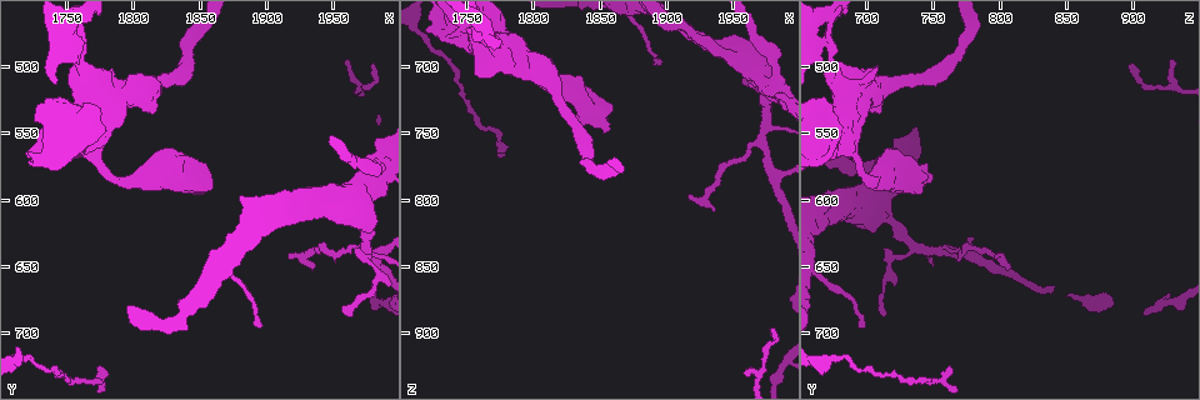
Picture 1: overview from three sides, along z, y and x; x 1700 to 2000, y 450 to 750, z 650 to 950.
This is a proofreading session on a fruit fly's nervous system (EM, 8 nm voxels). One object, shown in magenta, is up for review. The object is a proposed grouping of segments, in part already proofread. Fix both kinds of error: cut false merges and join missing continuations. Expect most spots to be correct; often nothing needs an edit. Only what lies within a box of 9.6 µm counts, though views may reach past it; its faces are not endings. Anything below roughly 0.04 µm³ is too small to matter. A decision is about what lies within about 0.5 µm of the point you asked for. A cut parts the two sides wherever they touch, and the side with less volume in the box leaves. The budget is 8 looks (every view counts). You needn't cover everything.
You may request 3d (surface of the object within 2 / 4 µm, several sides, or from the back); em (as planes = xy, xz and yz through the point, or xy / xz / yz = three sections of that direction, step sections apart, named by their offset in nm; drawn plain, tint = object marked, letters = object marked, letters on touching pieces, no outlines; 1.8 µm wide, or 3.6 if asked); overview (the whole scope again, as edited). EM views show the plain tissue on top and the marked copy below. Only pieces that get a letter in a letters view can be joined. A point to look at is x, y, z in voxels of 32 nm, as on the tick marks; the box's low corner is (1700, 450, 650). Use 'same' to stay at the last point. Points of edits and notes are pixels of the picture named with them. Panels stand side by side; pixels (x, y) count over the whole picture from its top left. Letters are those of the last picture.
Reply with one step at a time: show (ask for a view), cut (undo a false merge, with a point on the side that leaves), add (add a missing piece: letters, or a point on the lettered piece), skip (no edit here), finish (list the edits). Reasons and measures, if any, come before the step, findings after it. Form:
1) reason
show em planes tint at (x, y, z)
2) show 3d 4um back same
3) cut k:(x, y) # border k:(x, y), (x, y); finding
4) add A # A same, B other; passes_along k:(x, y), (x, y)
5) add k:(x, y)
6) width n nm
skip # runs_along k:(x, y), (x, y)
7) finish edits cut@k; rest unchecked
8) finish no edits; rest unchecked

long arm stops here
show 3d 4um at (1860, 590, 730)

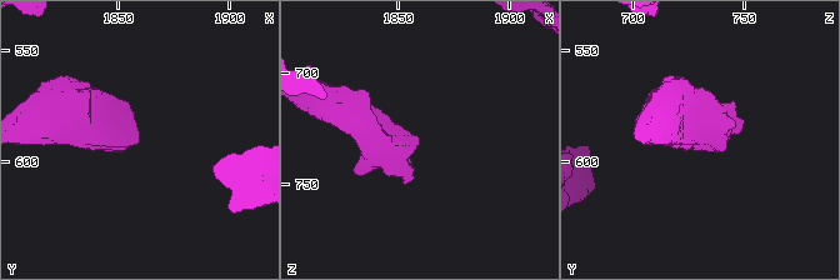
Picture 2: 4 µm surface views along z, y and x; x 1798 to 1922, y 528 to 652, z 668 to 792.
shape alone is not enough
show em xz step 16 tint at (1861, 589, 728)

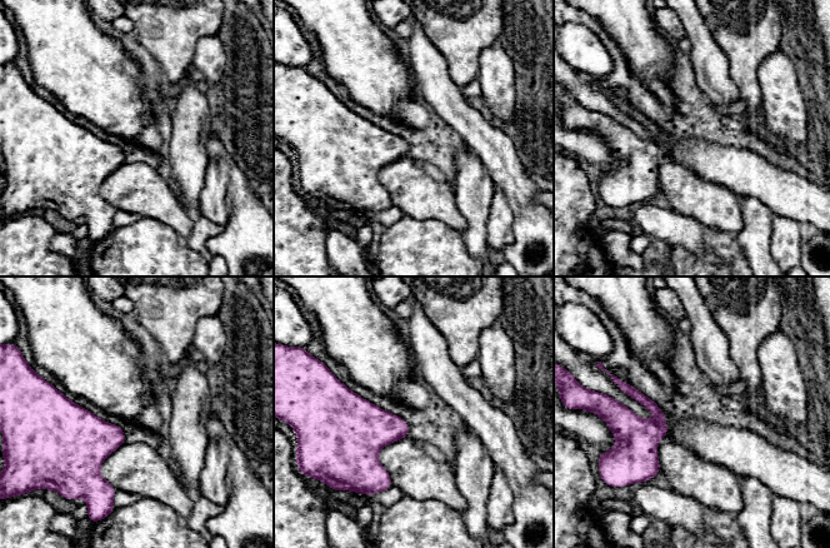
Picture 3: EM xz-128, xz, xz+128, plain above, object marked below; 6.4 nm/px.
show em planes letters same

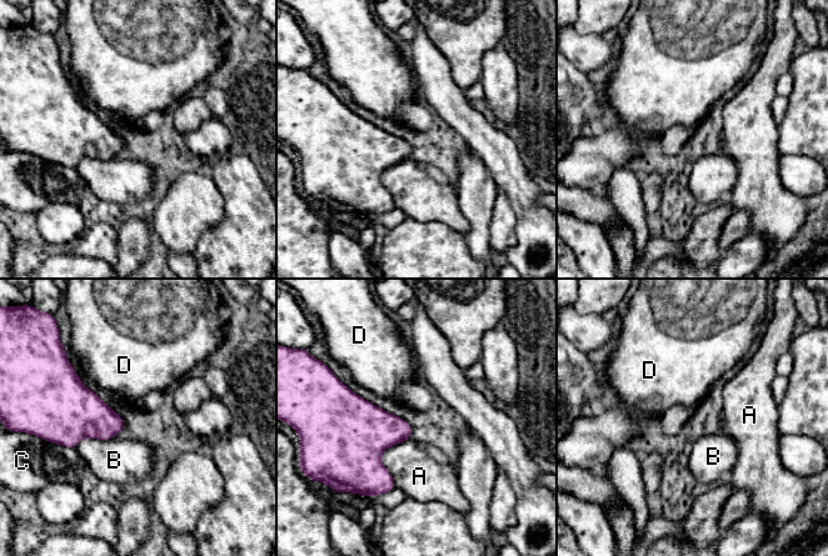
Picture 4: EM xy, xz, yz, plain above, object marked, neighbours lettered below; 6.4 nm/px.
longest_contact A 320 nm
skip # A other, B other, C other, D other; none of them fits

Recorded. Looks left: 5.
an open end
show em planes tint at (1938, 648, 806)

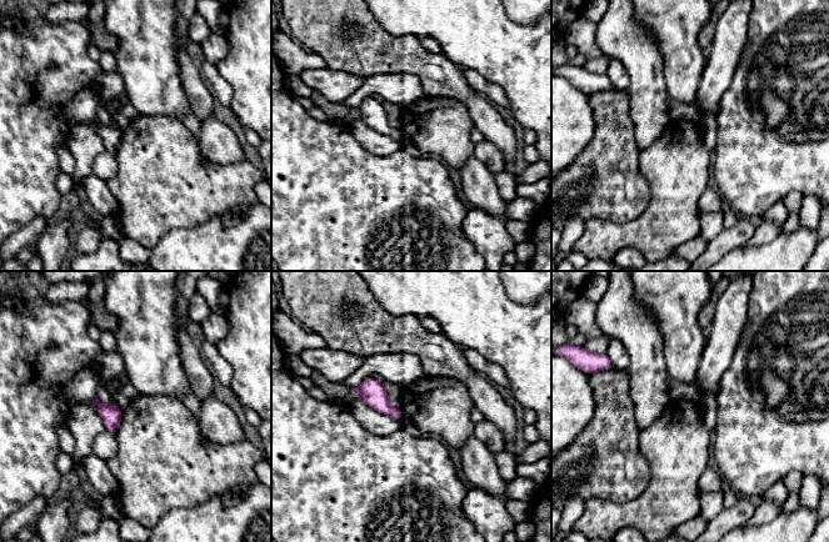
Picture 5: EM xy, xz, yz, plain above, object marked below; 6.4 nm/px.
show em planes letters same

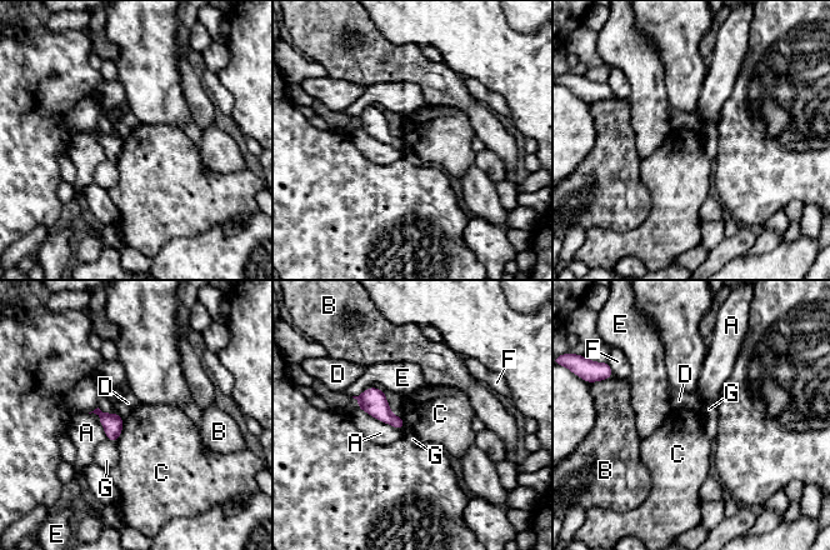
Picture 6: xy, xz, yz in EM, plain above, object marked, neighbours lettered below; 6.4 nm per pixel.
longest_contact A 340 nm
skip # A other, B other, C other, D other, E other, F other, G other; border 6:(124, 419), (121, 434), (115, 441); none of them fits

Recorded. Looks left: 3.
show em yz step 8 tint at (1976, 582, 714)

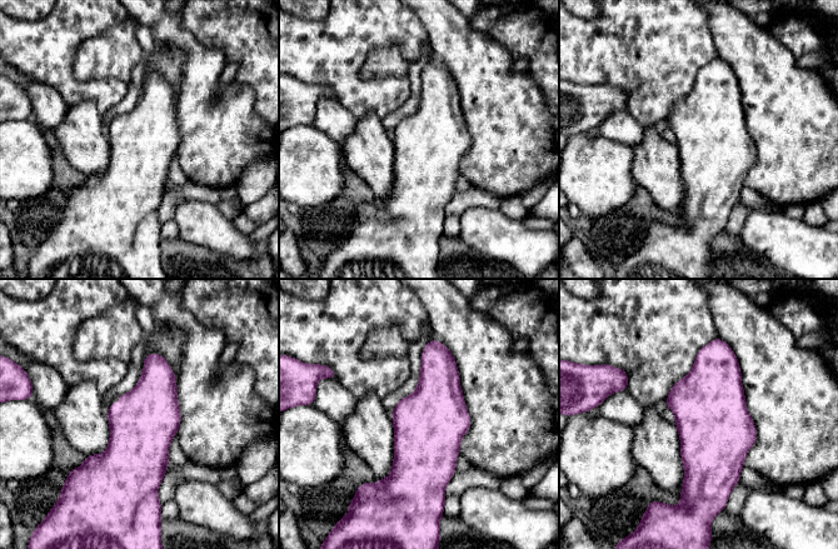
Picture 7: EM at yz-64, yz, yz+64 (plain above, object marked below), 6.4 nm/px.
show em planes letters same

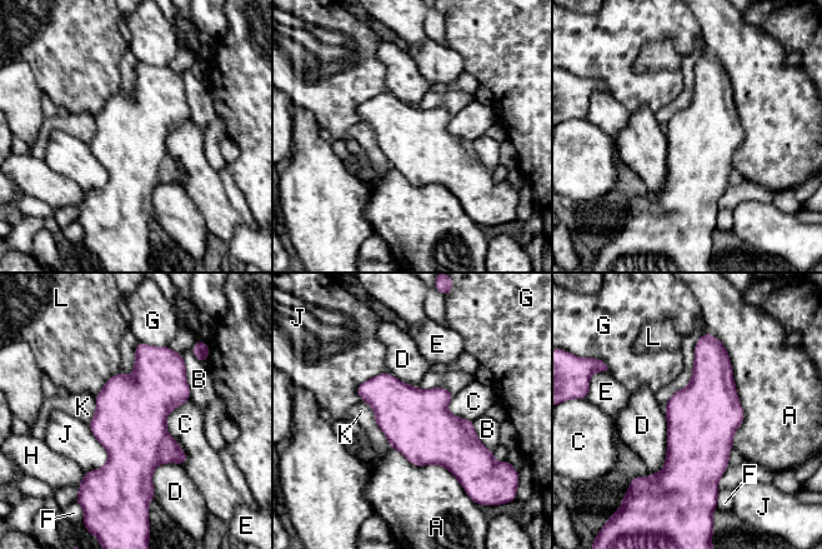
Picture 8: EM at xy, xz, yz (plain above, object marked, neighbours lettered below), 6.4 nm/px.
skip # A other, B other, C other, D other, E other, F other, G other, H other, J other, K other, L other; border 8:(665, 412), (665, 465), (650, 474); all the same cell

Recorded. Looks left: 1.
finish no edits; rest unchecked

